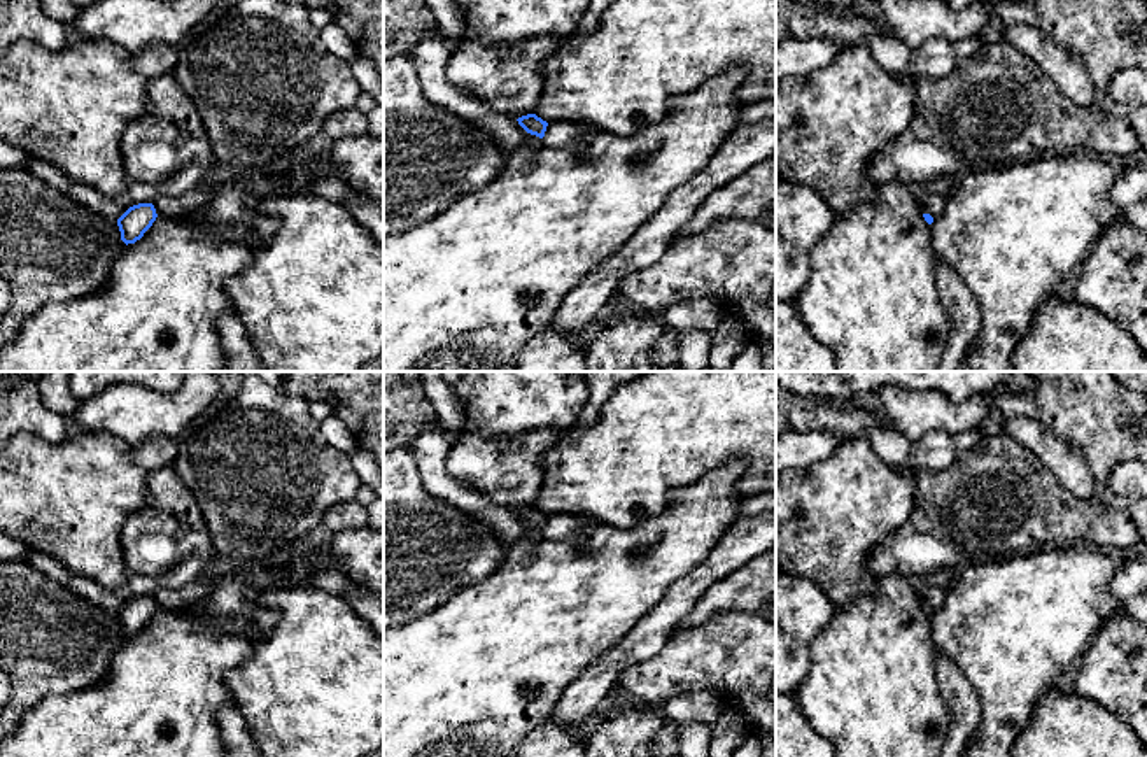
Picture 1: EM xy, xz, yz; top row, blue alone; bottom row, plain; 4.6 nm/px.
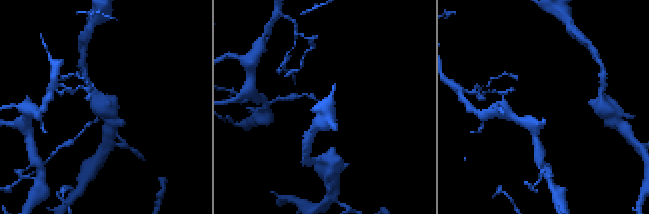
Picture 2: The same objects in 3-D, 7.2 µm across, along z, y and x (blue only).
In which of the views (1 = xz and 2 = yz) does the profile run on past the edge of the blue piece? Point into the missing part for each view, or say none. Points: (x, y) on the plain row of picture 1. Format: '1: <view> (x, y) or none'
1: xz (561, 526)
2: yz (934, 598)

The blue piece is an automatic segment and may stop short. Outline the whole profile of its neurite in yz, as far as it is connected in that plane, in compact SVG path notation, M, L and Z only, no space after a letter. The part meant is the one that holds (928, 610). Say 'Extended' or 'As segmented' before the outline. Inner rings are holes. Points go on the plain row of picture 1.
Extended. M932 587L932 589L926 589L923 592L919 592L919 601L923 605L923 610L928 617L933 615L935 610L939 610L947 596L947 592L953 589L947 587L947 589L942 589L942 587Z

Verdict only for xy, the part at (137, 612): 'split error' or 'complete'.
split error

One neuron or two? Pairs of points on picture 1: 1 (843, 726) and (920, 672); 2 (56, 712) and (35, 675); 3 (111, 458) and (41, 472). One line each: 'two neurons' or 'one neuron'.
1: one neuron
2: two neurons
3: one neuron

